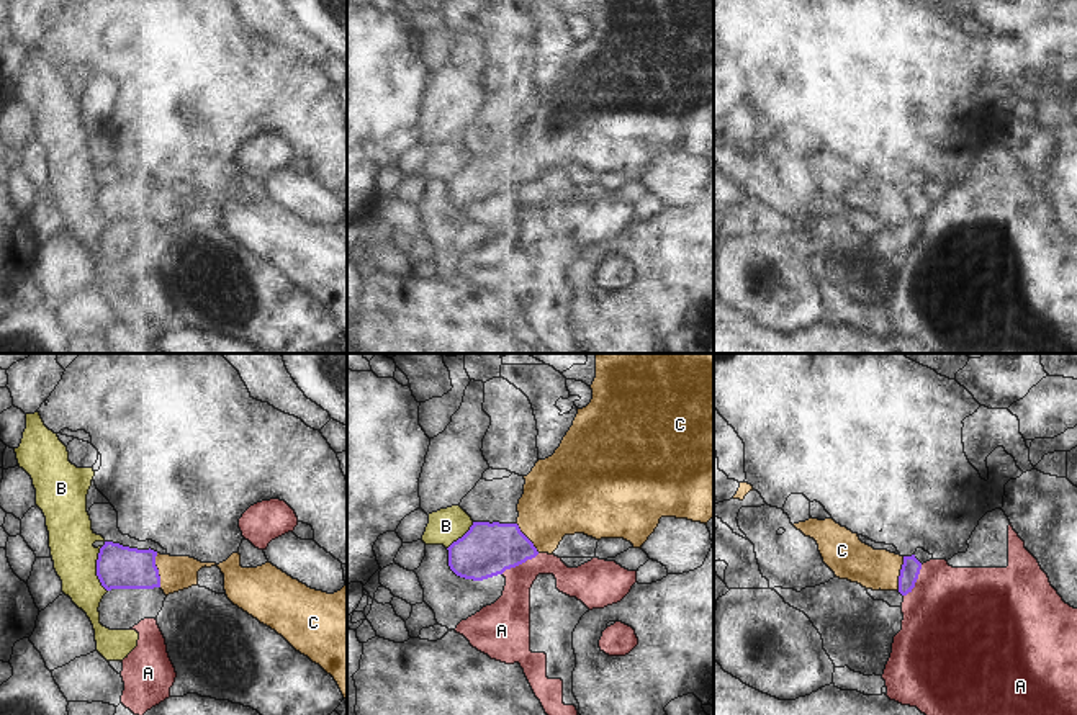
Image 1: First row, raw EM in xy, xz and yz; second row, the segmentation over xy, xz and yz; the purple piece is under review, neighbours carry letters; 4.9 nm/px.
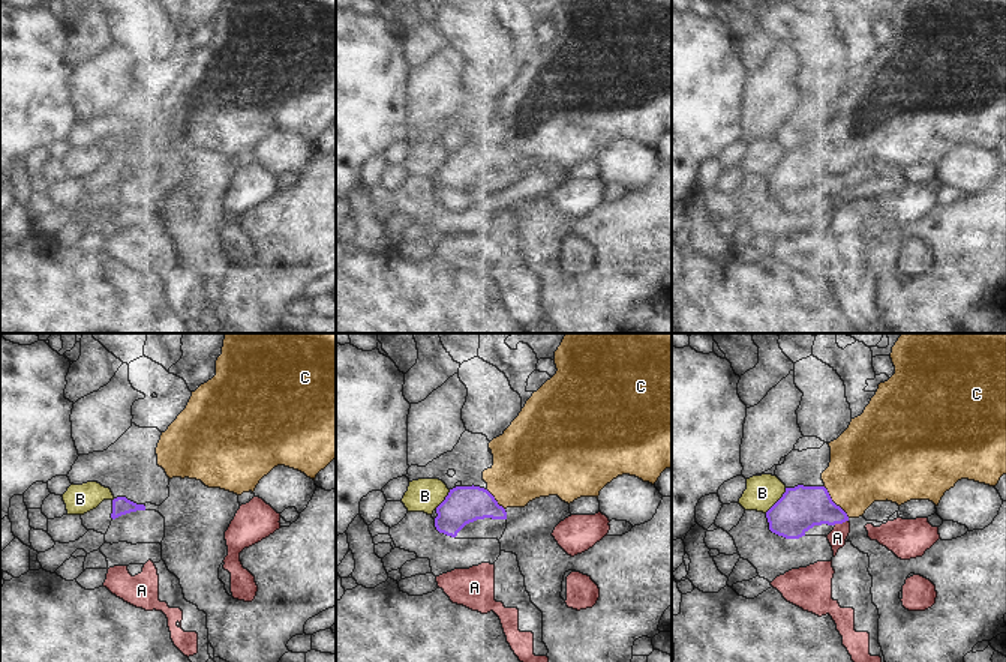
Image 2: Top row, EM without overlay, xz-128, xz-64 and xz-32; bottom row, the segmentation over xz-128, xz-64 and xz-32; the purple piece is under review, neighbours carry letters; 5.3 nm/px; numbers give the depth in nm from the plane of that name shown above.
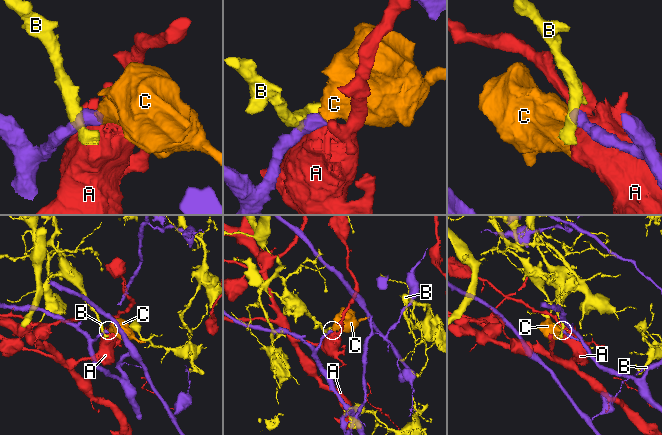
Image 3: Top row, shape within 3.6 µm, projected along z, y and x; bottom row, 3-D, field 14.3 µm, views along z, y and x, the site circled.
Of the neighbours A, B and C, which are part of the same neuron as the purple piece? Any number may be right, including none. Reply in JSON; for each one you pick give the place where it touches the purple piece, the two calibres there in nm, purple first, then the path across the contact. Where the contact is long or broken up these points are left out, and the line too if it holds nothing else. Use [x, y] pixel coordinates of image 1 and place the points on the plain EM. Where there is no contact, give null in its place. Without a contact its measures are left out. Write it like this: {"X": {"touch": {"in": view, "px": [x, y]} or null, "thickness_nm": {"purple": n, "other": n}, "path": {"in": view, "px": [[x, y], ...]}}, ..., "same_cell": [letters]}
{"C": {"touch": {"in": "xy", "px": [157, 203]}, "thickness_nm": {"purple": 220, "other": 170}, "path": {"in": "xy", "px": [[118, 200], [157, 203], [177, 206]]}}, "same_cell": ["C"]}

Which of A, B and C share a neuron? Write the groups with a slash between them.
A / B / C

